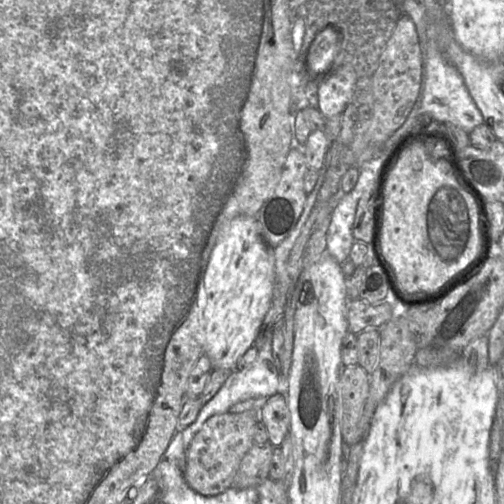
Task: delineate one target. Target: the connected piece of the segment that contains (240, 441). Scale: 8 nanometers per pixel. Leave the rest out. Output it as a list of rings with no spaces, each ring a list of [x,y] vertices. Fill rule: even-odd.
[[[256,410],[213,415],[205,421],[186,449],[184,479],[195,492],[203,496],[219,495],[232,487],[239,465],[249,449],[253,445],[267,443],[268,432]]]

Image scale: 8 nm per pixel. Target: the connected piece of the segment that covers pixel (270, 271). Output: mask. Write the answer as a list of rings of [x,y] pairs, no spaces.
[[[238,215],[223,227],[210,254],[203,281],[207,293],[204,354],[210,359],[213,369],[233,371],[238,360],[257,339],[262,321],[271,306],[276,284],[274,252],[261,236],[257,217]]]

